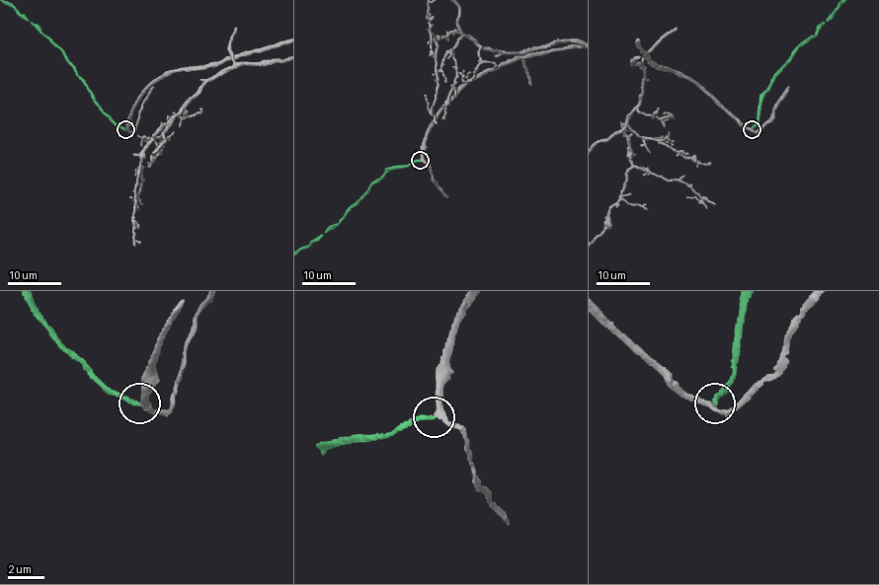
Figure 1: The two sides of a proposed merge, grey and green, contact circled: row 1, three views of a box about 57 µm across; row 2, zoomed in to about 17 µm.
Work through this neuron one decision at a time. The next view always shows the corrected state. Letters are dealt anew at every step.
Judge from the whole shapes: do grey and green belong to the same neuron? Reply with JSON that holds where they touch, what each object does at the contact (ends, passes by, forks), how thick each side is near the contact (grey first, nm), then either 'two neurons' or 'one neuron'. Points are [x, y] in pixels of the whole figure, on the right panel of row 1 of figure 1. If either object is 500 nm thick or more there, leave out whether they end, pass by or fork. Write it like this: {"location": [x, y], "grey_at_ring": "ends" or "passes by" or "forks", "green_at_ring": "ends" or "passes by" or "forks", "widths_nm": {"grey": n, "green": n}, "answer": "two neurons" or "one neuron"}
{"location": [752, 129], "grey_at_ring": "passes by", "green_at_ring": "ends", "widths_nm": {"grey": 280, "green": 240}, "answer": "one neuron"}

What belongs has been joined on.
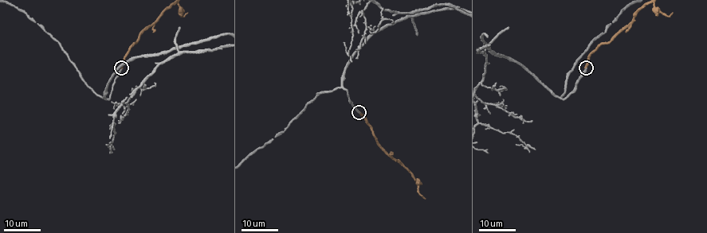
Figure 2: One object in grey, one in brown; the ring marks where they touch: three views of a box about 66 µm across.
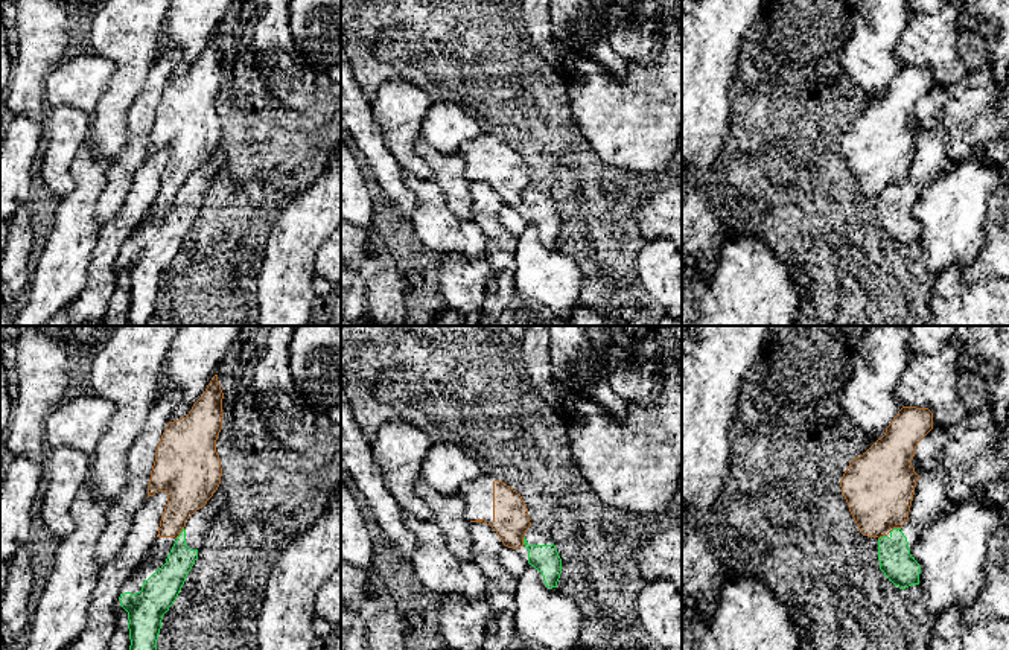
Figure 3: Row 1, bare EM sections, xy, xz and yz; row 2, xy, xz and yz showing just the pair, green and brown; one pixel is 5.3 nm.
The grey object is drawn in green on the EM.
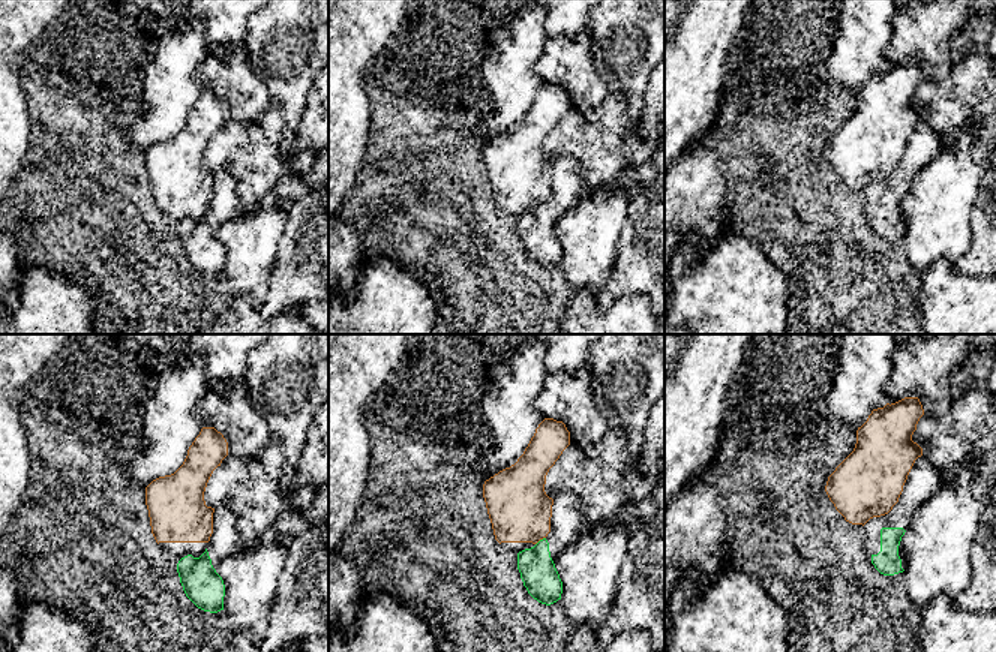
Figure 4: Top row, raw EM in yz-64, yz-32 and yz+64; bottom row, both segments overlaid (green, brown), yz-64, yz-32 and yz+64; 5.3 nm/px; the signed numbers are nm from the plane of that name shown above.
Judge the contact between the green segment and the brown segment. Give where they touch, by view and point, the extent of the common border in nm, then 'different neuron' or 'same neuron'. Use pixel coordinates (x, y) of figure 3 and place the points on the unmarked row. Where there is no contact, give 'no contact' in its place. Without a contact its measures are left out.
xy (180, 192) | 80 nm | different neuron

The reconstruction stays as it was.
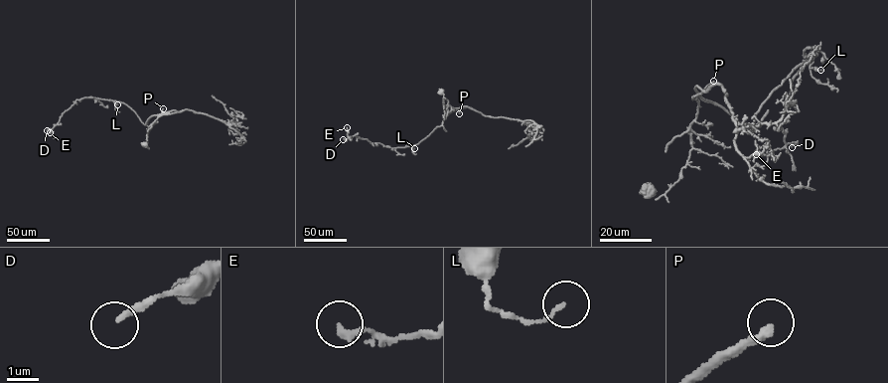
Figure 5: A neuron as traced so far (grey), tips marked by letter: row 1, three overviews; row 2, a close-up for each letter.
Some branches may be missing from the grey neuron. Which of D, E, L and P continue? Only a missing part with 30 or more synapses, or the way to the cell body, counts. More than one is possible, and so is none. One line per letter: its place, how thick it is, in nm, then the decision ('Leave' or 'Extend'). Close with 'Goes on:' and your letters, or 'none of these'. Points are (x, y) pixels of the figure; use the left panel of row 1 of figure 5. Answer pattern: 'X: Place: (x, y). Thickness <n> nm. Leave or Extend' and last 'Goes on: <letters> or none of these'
D: Place: (47, 130). Thickness 200 nm. Leave
E: Place: (50, 132). Thickness 220 nm. Leave
L: Place: (117, 104). Thickness 110 nm. Leave
P: Place: (163, 108). Thickness 280 nm. Extend
Goes on: P

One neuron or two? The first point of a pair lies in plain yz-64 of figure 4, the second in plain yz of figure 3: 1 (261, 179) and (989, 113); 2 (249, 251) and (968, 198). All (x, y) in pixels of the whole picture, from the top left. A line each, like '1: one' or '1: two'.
1: one
2: one

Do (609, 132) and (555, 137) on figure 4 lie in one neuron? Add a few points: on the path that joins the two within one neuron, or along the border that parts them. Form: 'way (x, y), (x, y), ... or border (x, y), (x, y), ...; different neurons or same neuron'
way (596, 137), (590, 143), (569, 143); same neuron

